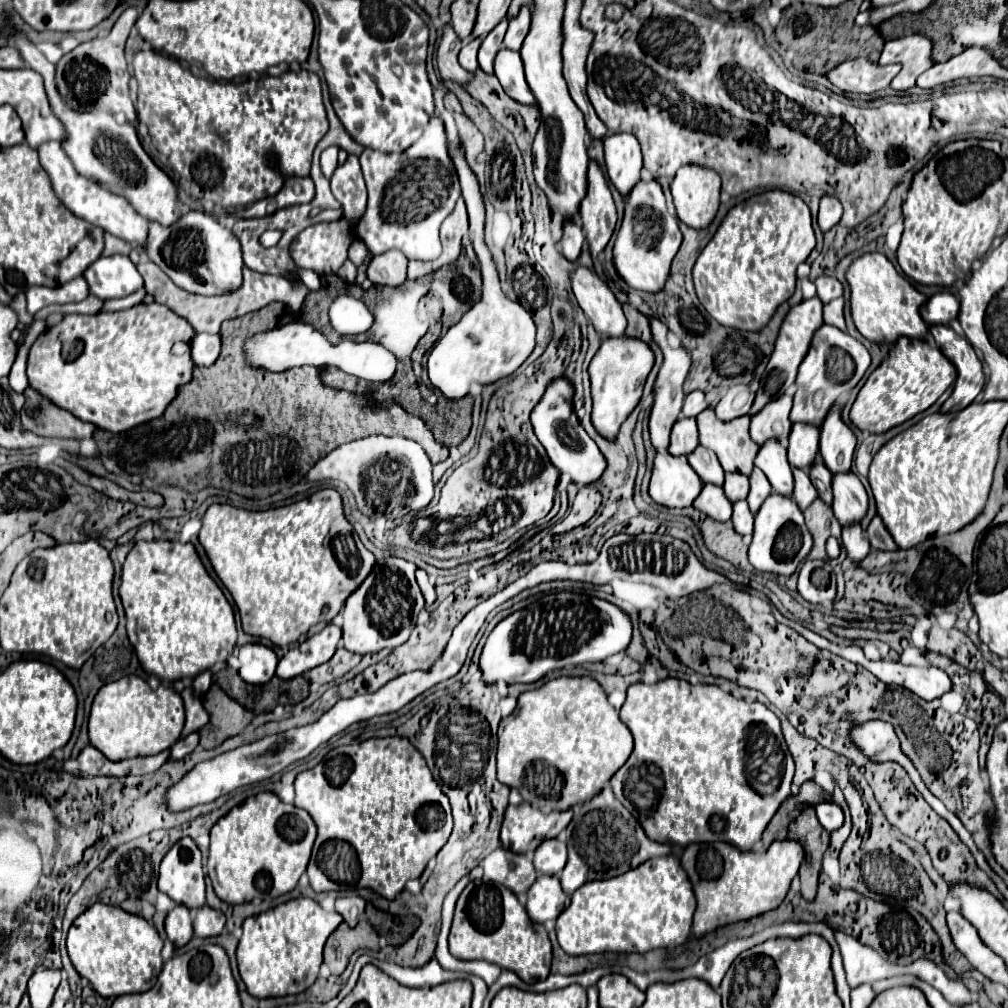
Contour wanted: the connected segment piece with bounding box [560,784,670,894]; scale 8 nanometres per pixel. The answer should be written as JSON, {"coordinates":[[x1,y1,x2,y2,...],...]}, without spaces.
{"coordinates":[[606,784,606,788,592,800,574,810,574,818,566,832,572,832,568,838,568,862,560,874,560,884,566,894,574,894,584,882,614,878,654,856,670,854,668,844,658,844,646,838,638,820,634,820,634,816,612,794,610,784]]}

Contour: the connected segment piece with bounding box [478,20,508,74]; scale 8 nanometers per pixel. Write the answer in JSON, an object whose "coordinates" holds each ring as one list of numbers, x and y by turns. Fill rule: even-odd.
{"coordinates":[[502,20,502,22,482,40,482,44,480,44,478,64,480,64,480,68,482,68,486,74,492,74,492,72,494,72,494,68,492,68,492,66,494,66,494,56,496,56,500,44,502,44,502,38,504,38,504,34,506,34,506,26,508,26,508,22]]}

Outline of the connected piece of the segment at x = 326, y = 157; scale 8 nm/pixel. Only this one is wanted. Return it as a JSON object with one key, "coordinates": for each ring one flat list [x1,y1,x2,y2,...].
{"coordinates":[[330,146,330,148,326,148,326,150,322,152,320,156,320,166,326,178,330,178,330,174,336,170,336,166,338,166,336,160,338,160,338,148,336,148,336,146]]}

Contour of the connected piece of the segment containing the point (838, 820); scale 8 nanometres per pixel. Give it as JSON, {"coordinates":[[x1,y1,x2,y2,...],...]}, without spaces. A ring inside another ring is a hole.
{"coordinates":[[832,802,818,804,816,806,816,814,818,814,818,820,820,820,822,828,828,830,828,832,834,832,844,824,844,814,842,814,840,806,836,806]]}

